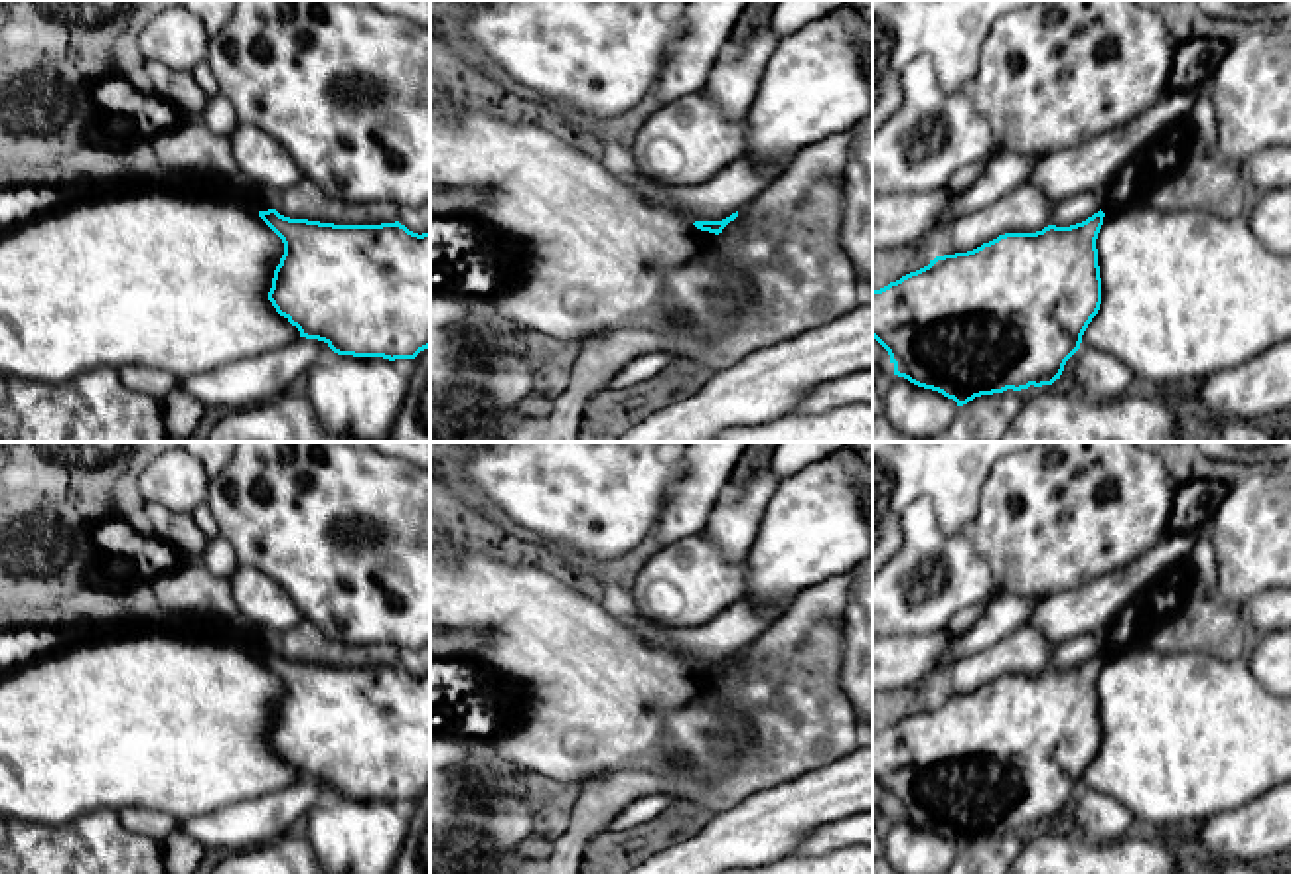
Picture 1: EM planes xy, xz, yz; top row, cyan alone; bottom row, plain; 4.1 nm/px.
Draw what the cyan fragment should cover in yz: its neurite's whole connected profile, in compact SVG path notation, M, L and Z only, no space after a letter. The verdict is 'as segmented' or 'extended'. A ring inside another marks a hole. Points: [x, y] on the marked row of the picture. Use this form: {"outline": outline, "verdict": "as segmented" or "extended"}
{"outline": "M1100 209L1070 227L1048 225L1036 233L1005 233L973 251L936 256L928 266L873 290L873 337L888 351L894 375L938 391L957 406L981 395L1042 387L1060 379L1101 304L1096 239L1103 217Z", "verdict": "as segmented"}

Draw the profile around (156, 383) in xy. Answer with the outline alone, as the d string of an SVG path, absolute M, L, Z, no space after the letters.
M148 365L120 367L118 377L128 389L146 393L156 401L162 401L178 385L174 377Z

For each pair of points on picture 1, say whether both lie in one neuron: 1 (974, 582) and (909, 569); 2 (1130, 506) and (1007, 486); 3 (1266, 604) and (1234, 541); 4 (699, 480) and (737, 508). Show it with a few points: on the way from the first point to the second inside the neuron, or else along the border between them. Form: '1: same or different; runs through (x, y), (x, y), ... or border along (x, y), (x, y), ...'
1: same; runs through (958, 577), (924, 575)
2: same; runs through (1100, 508), (1037, 508)
3: different; border along (1270, 588), (1248, 600)
4: different; border along (733, 476), (703, 531)

